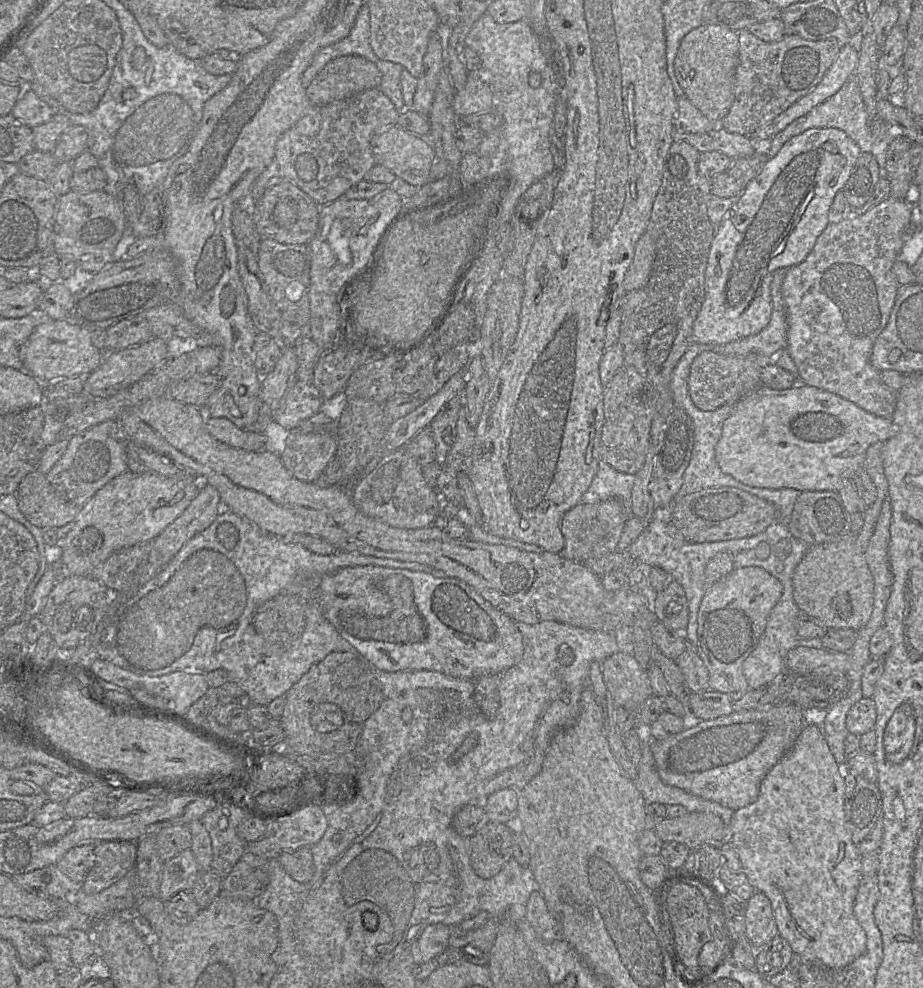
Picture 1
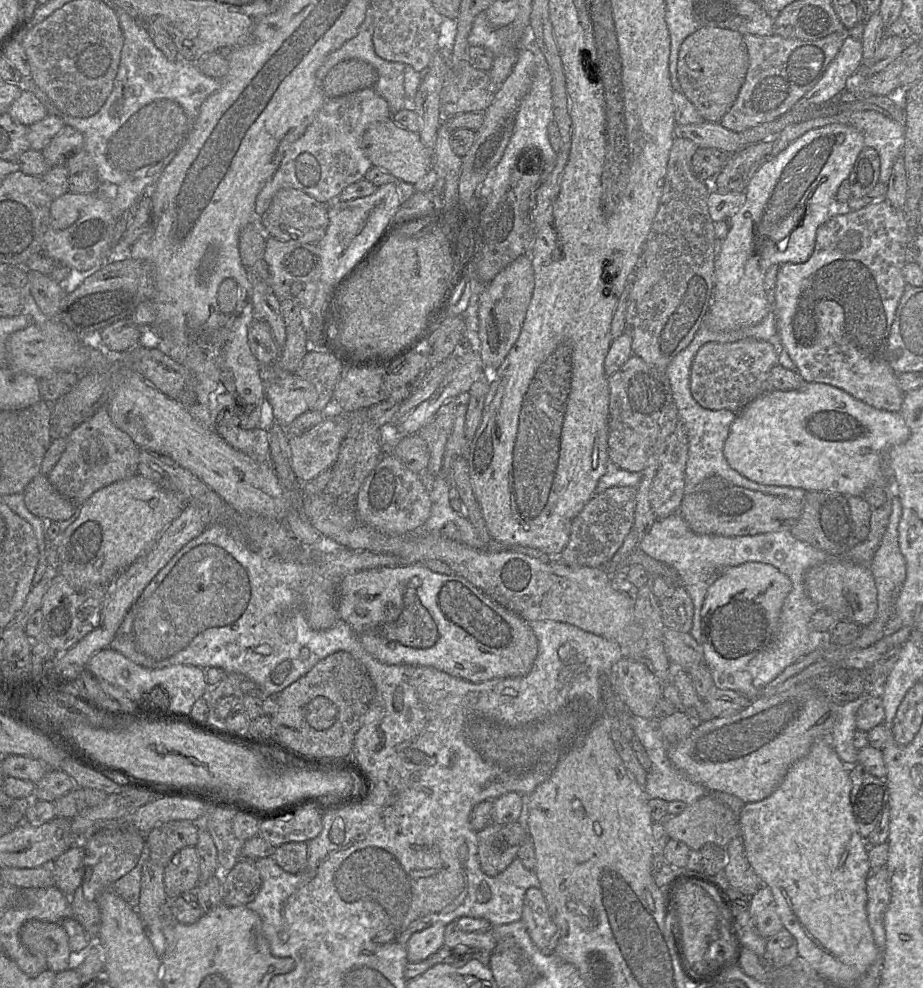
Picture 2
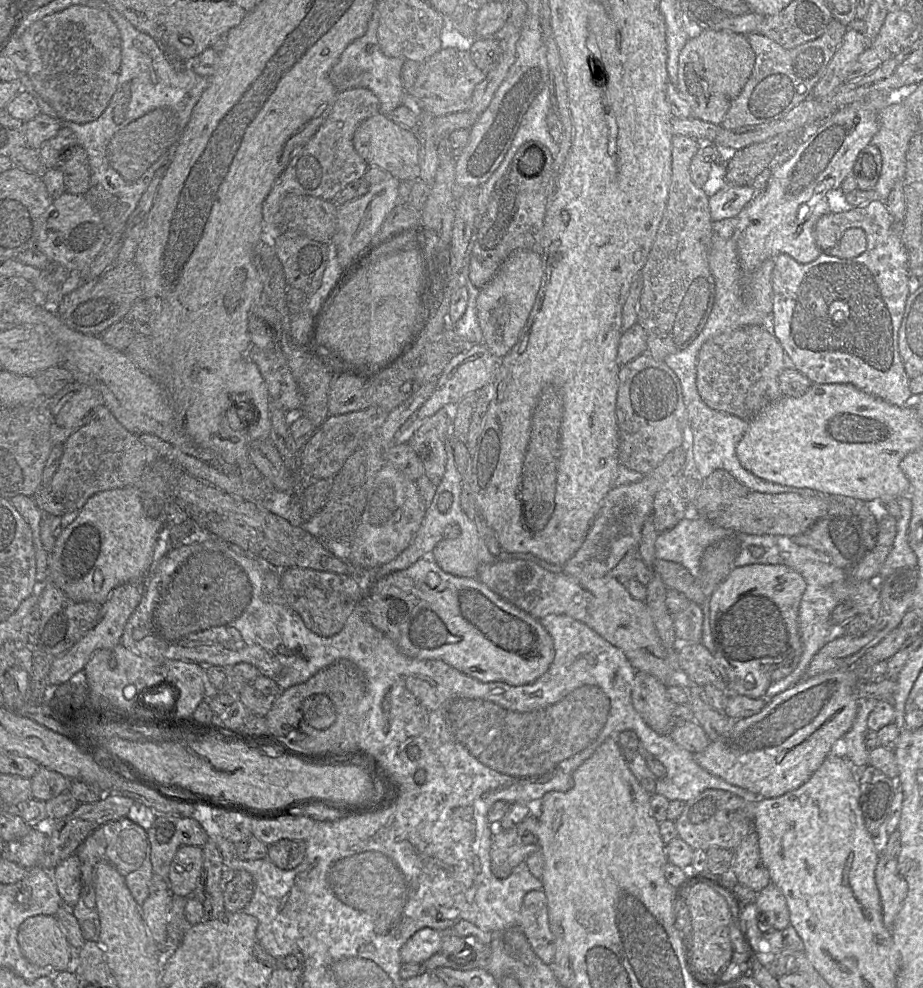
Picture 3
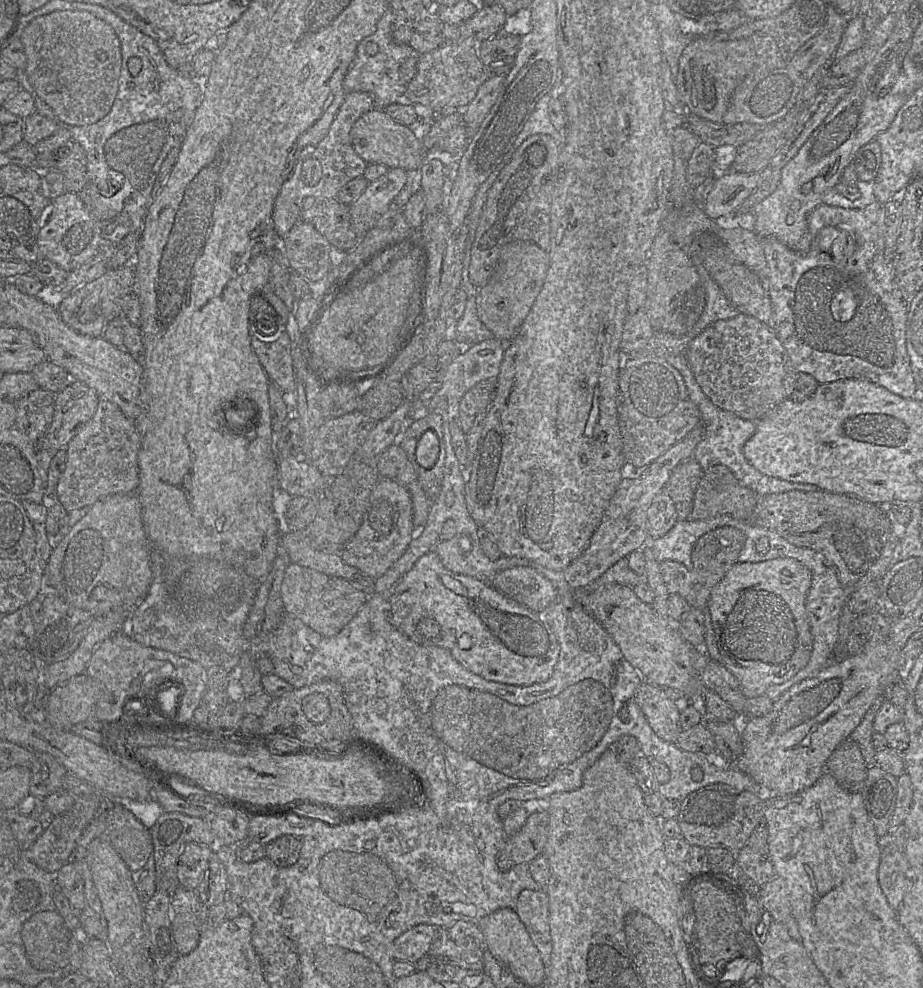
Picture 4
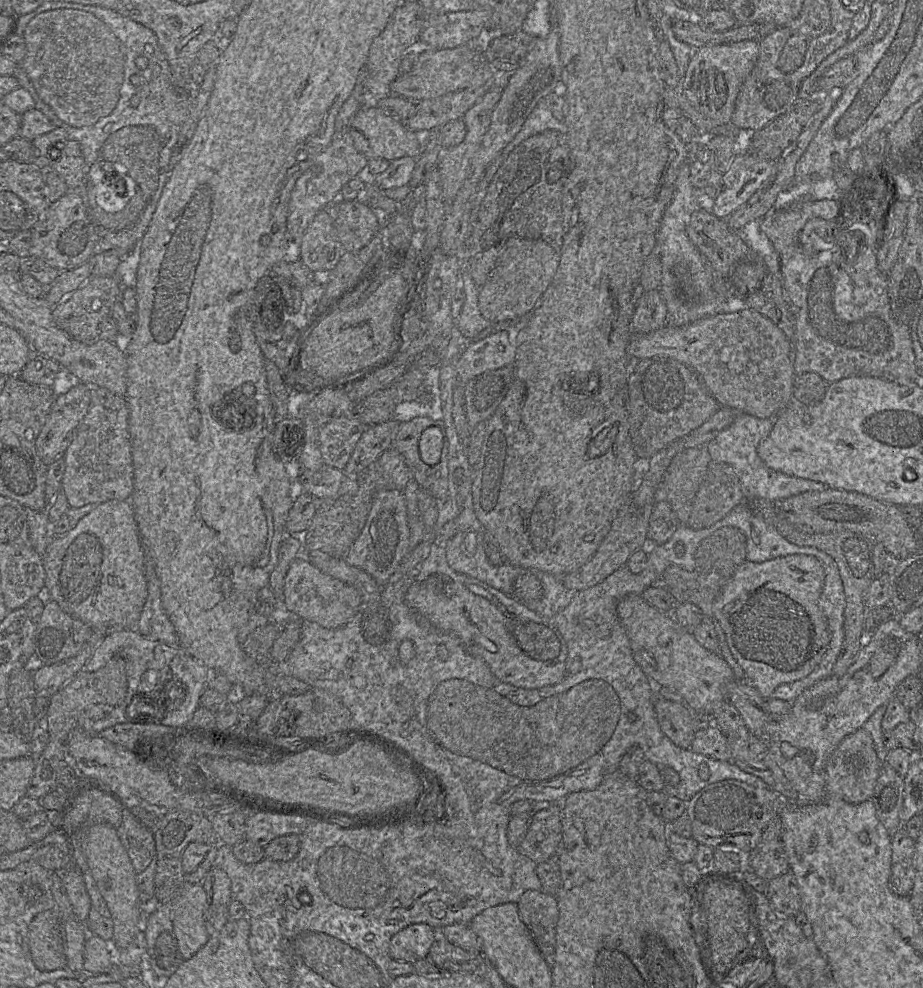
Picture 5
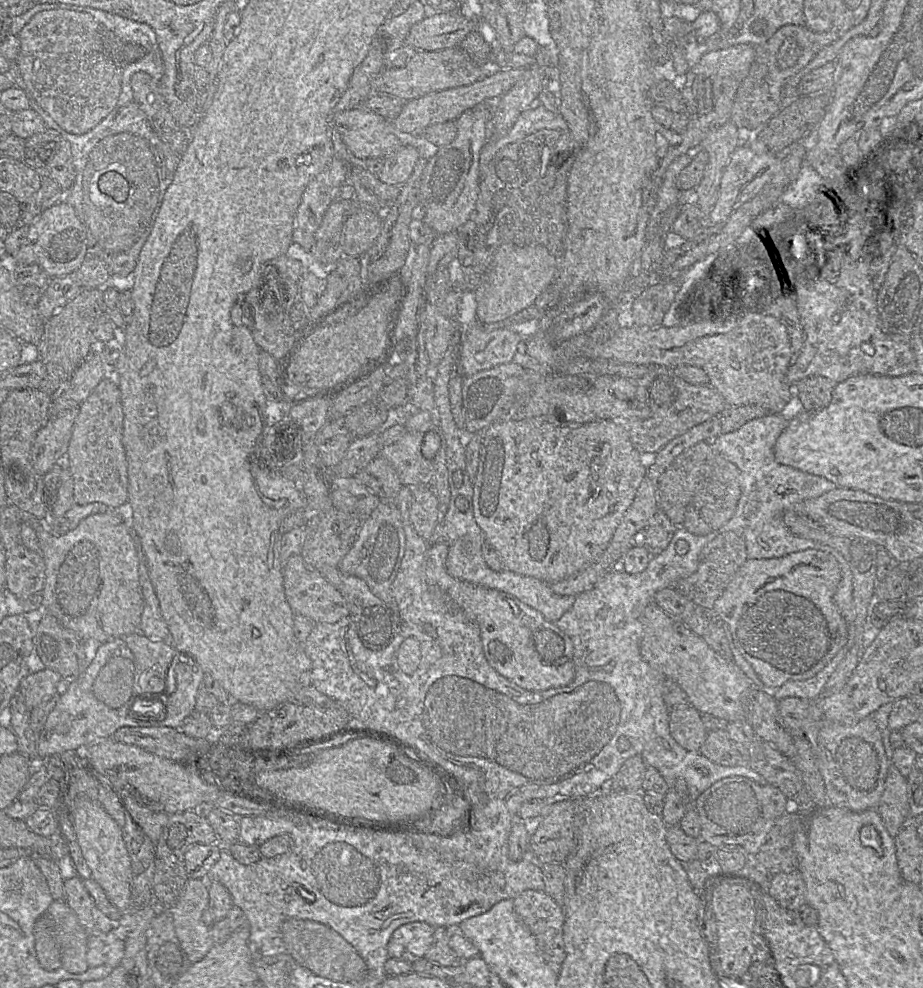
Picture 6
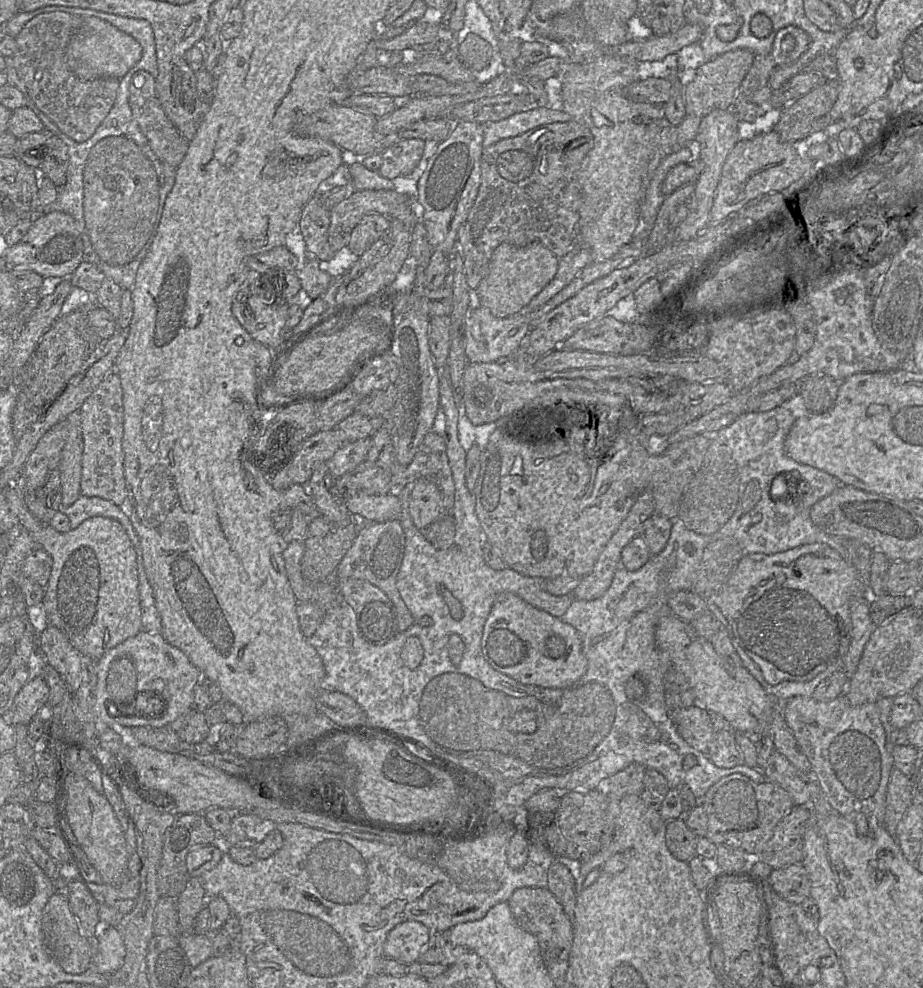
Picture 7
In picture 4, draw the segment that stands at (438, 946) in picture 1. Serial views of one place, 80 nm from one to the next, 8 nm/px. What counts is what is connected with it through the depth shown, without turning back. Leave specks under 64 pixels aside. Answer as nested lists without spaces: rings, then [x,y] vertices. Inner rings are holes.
[[[416,925],[395,939],[392,957],[396,960],[416,963],[425,956],[432,944],[435,930],[440,926]]]

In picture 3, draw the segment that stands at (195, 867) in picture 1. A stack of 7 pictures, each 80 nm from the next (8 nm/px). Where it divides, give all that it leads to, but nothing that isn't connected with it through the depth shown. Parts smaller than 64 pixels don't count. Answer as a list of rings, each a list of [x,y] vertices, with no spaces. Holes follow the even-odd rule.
[[[182,845],[176,851],[167,877],[172,895],[189,897],[198,885],[203,865],[203,848]]]

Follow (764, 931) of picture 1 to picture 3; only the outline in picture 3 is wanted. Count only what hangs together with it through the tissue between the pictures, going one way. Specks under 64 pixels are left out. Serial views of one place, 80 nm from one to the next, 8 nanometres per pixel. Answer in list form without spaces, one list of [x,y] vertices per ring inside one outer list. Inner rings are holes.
[[[770,882],[761,890],[755,904],[759,911],[759,921],[762,924],[778,931],[783,931],[790,924],[786,899],[775,884]]]

